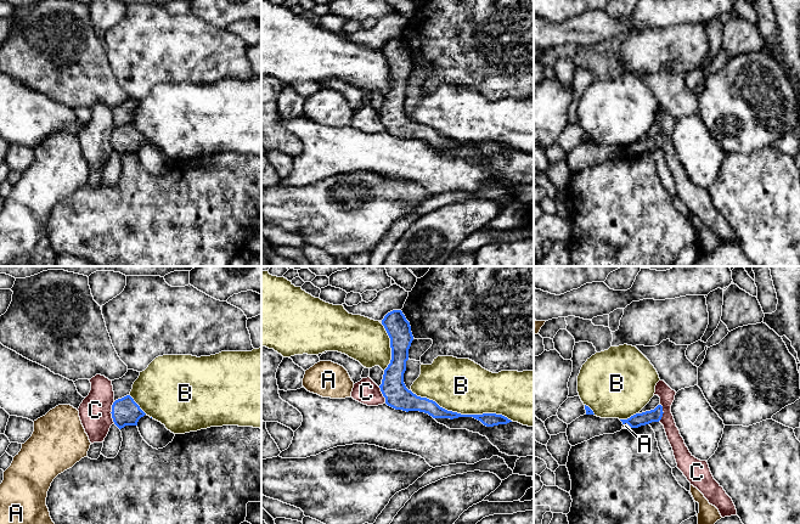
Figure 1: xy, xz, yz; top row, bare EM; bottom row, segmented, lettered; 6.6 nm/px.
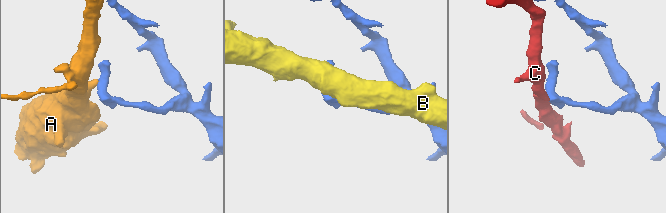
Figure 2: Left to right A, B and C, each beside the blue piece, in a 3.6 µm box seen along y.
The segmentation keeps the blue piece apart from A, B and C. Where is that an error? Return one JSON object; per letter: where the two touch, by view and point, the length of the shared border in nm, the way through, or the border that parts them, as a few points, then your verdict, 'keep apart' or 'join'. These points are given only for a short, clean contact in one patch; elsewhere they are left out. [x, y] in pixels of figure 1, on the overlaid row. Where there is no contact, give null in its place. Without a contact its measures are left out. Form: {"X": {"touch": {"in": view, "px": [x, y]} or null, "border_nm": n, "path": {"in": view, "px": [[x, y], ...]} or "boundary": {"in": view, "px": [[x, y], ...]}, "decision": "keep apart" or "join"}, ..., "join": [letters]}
{"A": {"touch": {"in": "yz", "px": [627, 423]}, "border_nm": 60, "boundary": {"in": "yz", "px": [[624, 423], [631, 427]]}, "decision": "keep apart"}, "B": {"touch": {"in": "xz", "px": [460, 413]}, "border_nm": 700, "decision": "keep apart"}, "C": {"touch": {"in": "xy", "px": [111, 412]}, "border_nm": 150, "boundary": {"in": "xy", "px": [[114, 401], [111, 409], [113, 423]]}, "decision": "keep apart"}, "join": []}

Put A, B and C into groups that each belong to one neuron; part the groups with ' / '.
A / B / C

